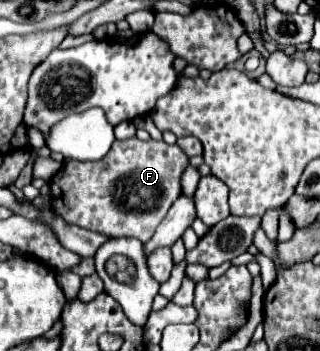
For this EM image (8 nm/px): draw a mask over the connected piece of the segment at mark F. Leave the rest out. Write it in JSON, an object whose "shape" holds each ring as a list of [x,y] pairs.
{"shape":[[[138,137],[126,141],[114,141],[110,153],[102,161],[80,163],[80,161],[64,161],[62,169],[50,181],[52,205],[68,223],[76,223],[84,229],[104,233],[106,237],[136,237],[146,243],[154,229],[160,225],[162,217],[166,217],[172,201],[176,201],[182,193],[180,175],[188,165],[188,157],[182,153],[178,145],[166,145],[164,141],[140,141]]]}

